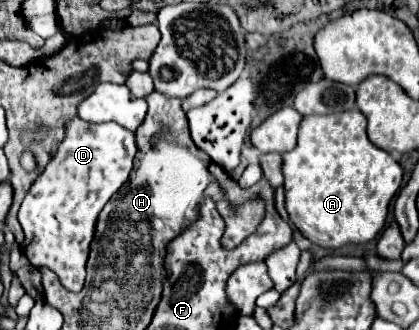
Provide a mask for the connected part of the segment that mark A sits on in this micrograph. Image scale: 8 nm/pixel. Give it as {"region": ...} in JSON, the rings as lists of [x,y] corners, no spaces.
{"region":[[[350,110],[334,116],[306,116],[298,132],[298,144],[284,156],[284,190],[286,210],[292,224],[312,244],[322,248],[342,248],[346,244],[372,242],[388,222],[390,200],[402,184],[402,168],[392,154],[374,146],[366,136],[366,116],[360,110]]]}

